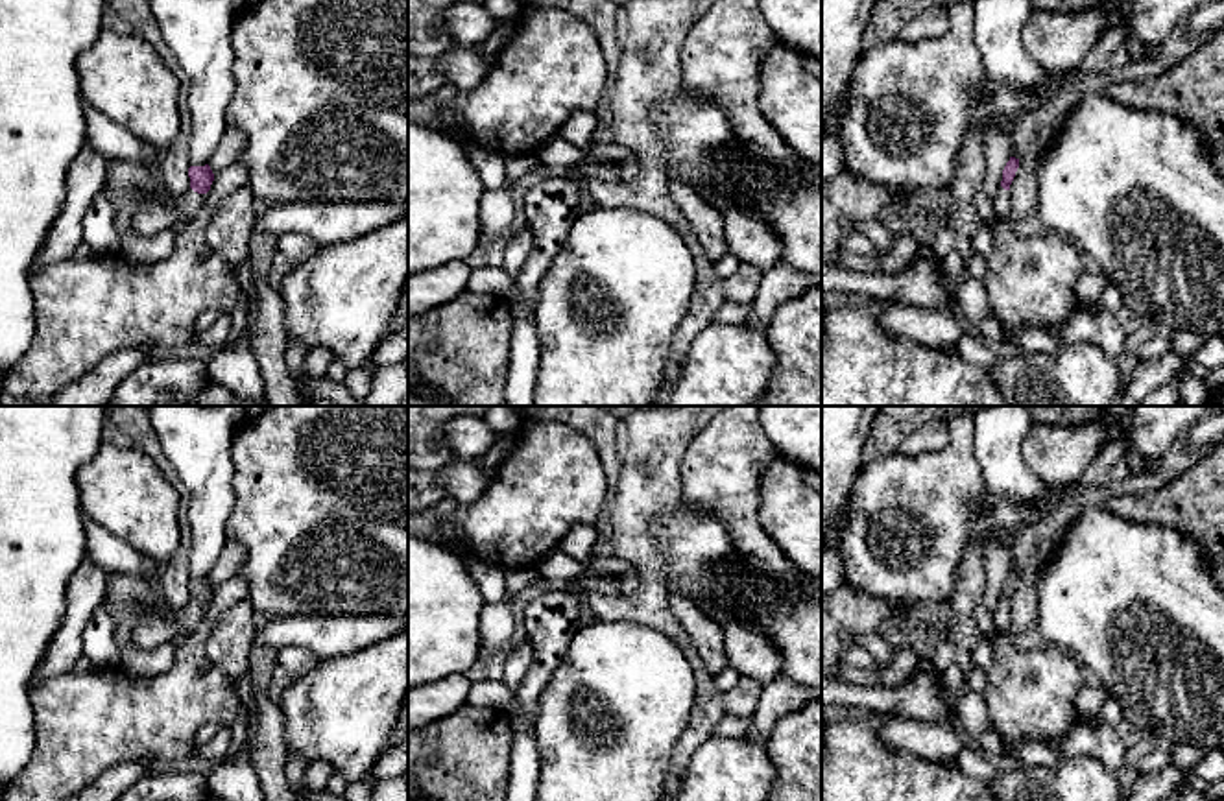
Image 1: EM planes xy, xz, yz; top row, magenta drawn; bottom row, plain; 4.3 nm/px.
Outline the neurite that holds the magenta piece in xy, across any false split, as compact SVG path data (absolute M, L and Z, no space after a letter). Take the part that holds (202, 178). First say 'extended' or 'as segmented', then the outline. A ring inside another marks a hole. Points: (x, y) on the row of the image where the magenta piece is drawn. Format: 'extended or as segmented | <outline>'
extended | M209 164L188 168L190 188L183 196L174 196L168 190L162 194L138 194L135 205L133 231L144 236L157 234L164 229L172 229L177 220L192 221L205 199L214 173Z

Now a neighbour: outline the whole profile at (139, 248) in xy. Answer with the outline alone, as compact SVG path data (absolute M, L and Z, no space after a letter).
M131 229L127 234L120 238L122 240L120 251L126 253L135 262L144 264L159 262L174 251L175 234L177 233L172 229L164 229L157 234L144 236Z

